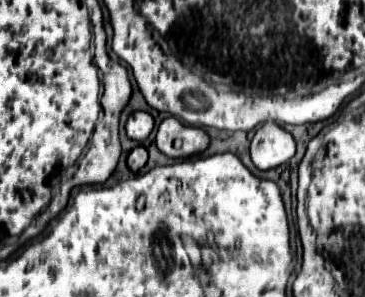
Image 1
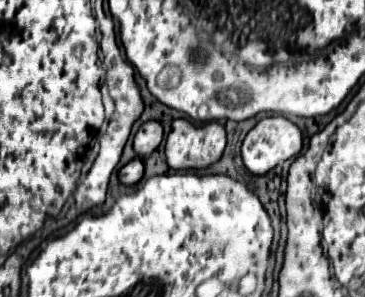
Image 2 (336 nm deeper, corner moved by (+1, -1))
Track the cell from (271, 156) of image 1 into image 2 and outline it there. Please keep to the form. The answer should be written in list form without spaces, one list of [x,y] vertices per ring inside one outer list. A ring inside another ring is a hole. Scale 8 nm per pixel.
[[[282,116],[262,118],[242,142],[242,160],[252,174],[266,174],[274,166],[300,154],[302,134]]]

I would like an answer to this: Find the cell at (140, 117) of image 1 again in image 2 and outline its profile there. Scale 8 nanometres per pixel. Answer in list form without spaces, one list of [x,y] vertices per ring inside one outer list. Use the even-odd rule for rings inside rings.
[[[146,122],[140,126],[136,138],[134,138],[134,150],[138,156],[150,156],[162,142],[164,132],[160,122]]]

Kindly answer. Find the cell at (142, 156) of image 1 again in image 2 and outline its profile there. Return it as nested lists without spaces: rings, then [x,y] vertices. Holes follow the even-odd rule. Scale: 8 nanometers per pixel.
[[[140,158],[130,160],[130,162],[128,162],[124,168],[120,168],[120,172],[118,172],[120,182],[126,184],[126,186],[132,186],[132,184],[140,182],[142,176],[144,176],[144,164],[142,164]]]

